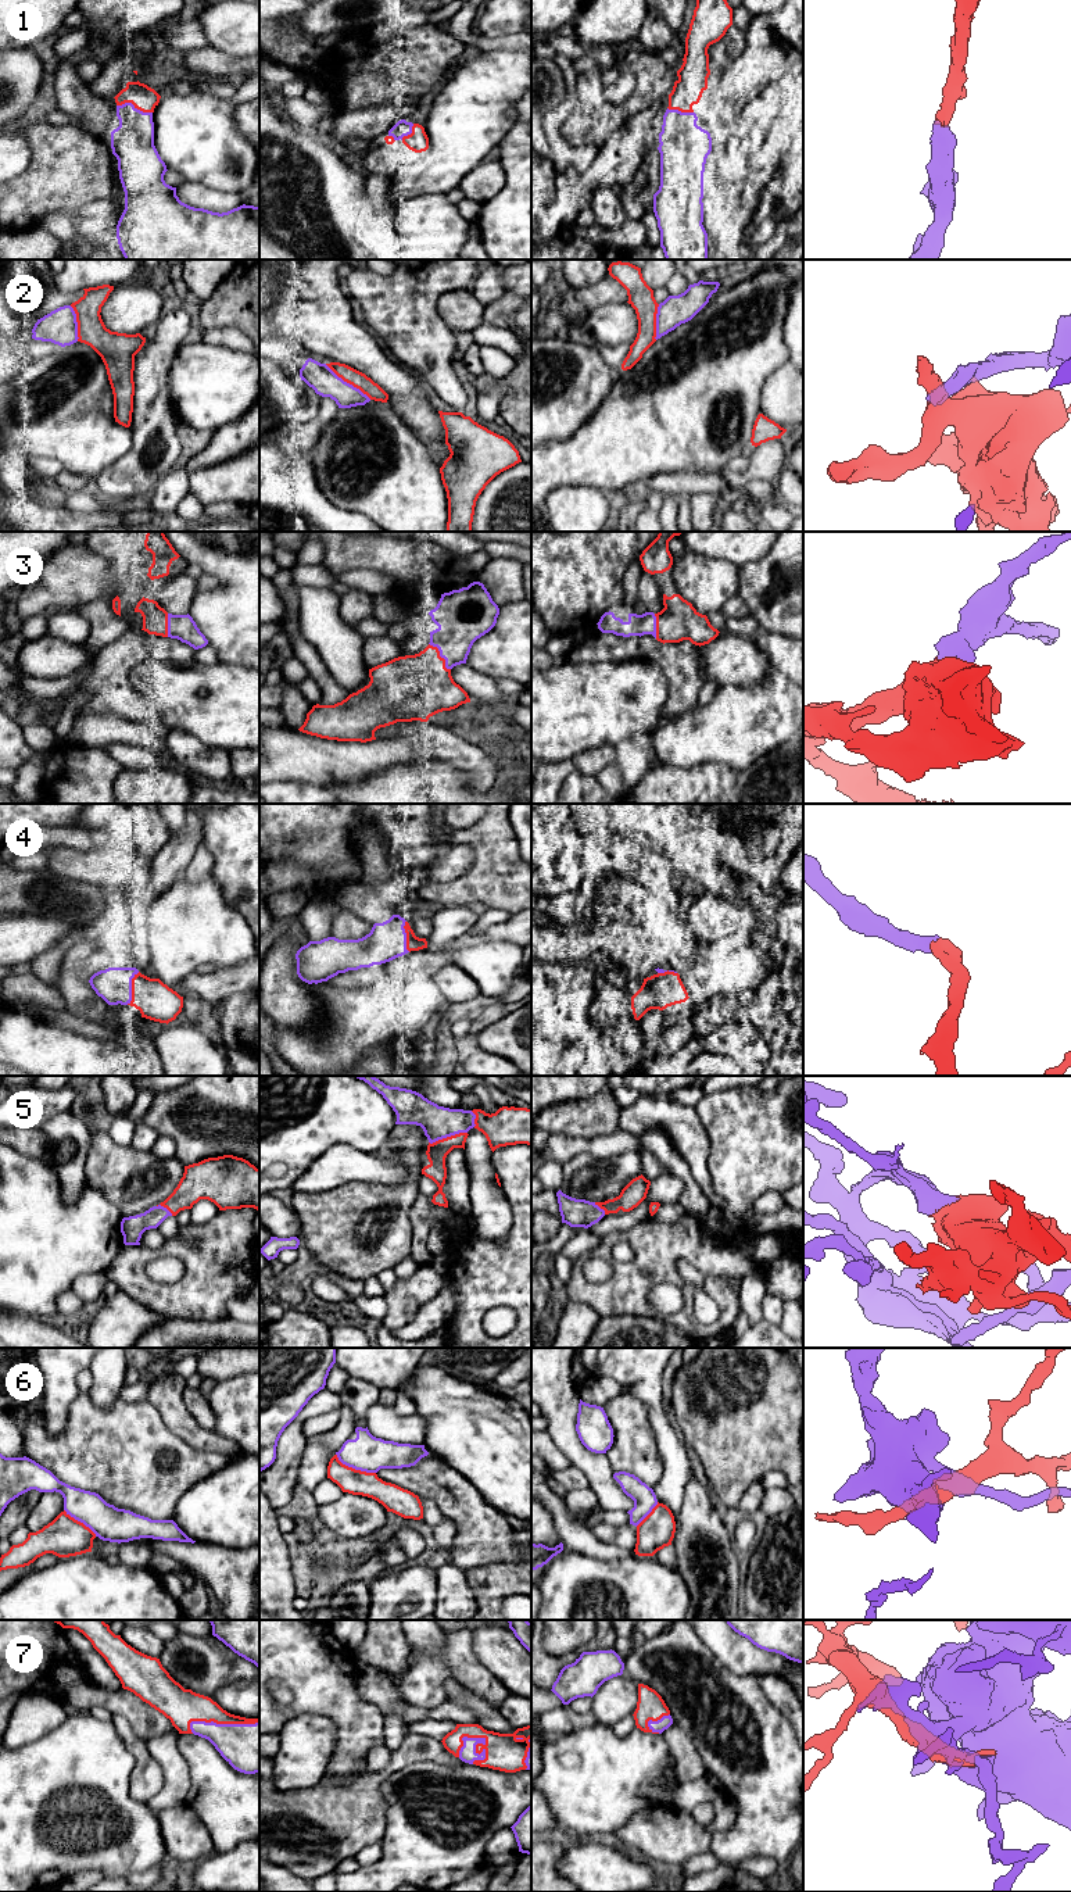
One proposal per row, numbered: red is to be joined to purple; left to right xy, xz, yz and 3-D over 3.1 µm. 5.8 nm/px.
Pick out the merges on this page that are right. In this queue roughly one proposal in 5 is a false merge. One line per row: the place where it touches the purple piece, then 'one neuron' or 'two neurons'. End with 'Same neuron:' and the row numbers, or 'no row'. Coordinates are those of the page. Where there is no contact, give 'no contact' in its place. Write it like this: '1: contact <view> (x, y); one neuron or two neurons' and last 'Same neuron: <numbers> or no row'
1: contact xy (133, 106); one neuron
2: contact xz (348, 383); one neuron
3: contact xz (440, 655); one neuron
4: contact xy (131, 989); one neuron
5: contact xz (447, 1136); one neuron
6: contact xz (354, 1467); two neurons
7: contact xz (465, 1737); one neuron
Same neuron: 1, 2, 3, 4, 5, 7

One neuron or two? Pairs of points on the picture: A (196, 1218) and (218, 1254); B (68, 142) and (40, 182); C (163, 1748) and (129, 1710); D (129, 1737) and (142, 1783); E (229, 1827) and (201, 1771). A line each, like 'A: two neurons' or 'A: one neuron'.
A: two neurons
B: one neuron
C: two neurons
D: one neuron
E: one neuron

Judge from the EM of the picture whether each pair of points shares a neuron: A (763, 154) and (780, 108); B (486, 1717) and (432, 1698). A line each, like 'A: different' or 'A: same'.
A: same
B: different

